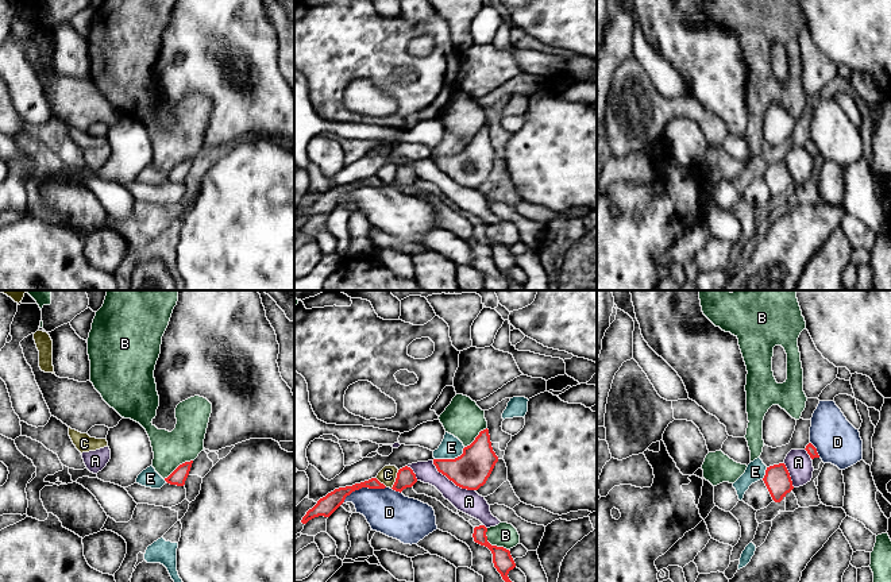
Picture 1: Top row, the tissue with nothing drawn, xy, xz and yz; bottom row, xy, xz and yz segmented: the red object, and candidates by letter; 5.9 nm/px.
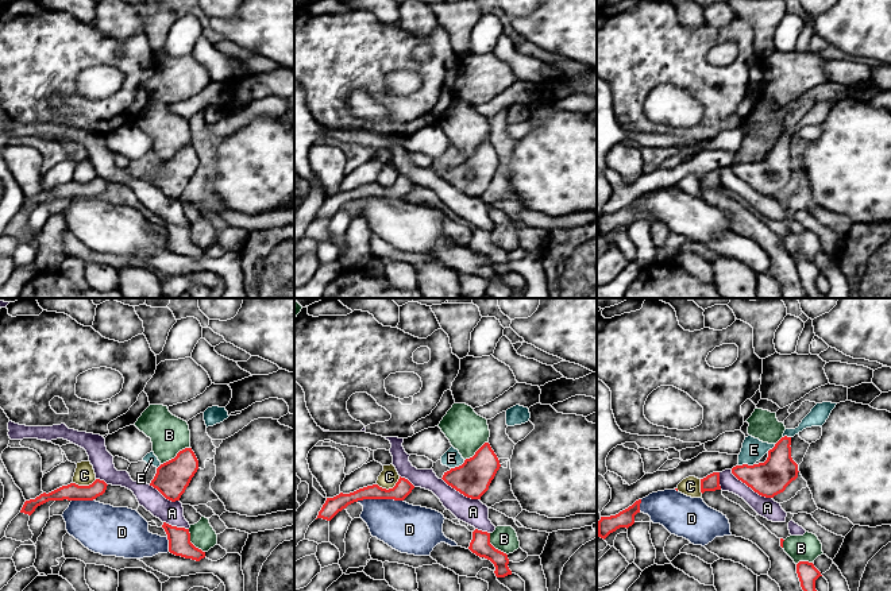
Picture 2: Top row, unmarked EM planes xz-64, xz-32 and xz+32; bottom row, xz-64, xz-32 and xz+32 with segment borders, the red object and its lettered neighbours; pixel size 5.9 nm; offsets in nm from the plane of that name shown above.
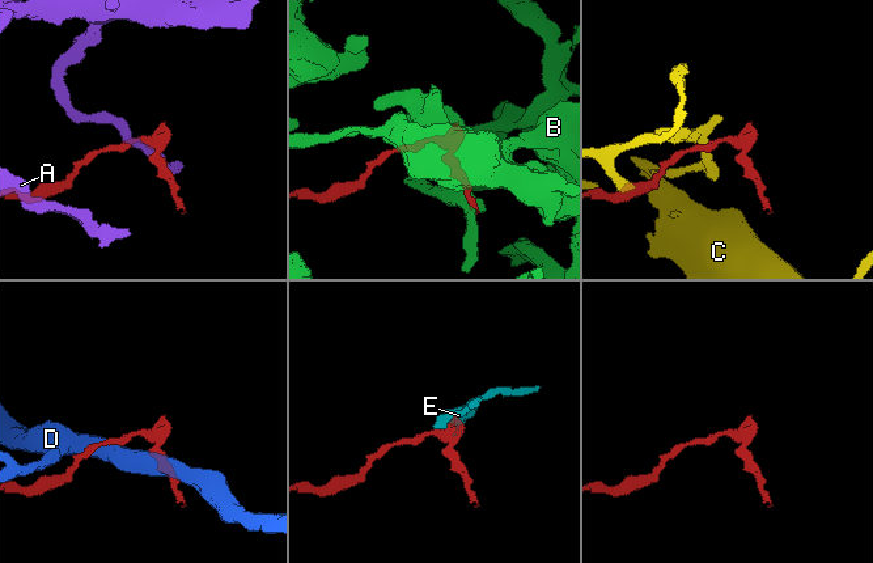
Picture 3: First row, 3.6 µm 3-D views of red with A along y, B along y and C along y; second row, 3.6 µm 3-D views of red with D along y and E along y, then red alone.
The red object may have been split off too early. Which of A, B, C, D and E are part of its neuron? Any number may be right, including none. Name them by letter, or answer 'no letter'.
E

